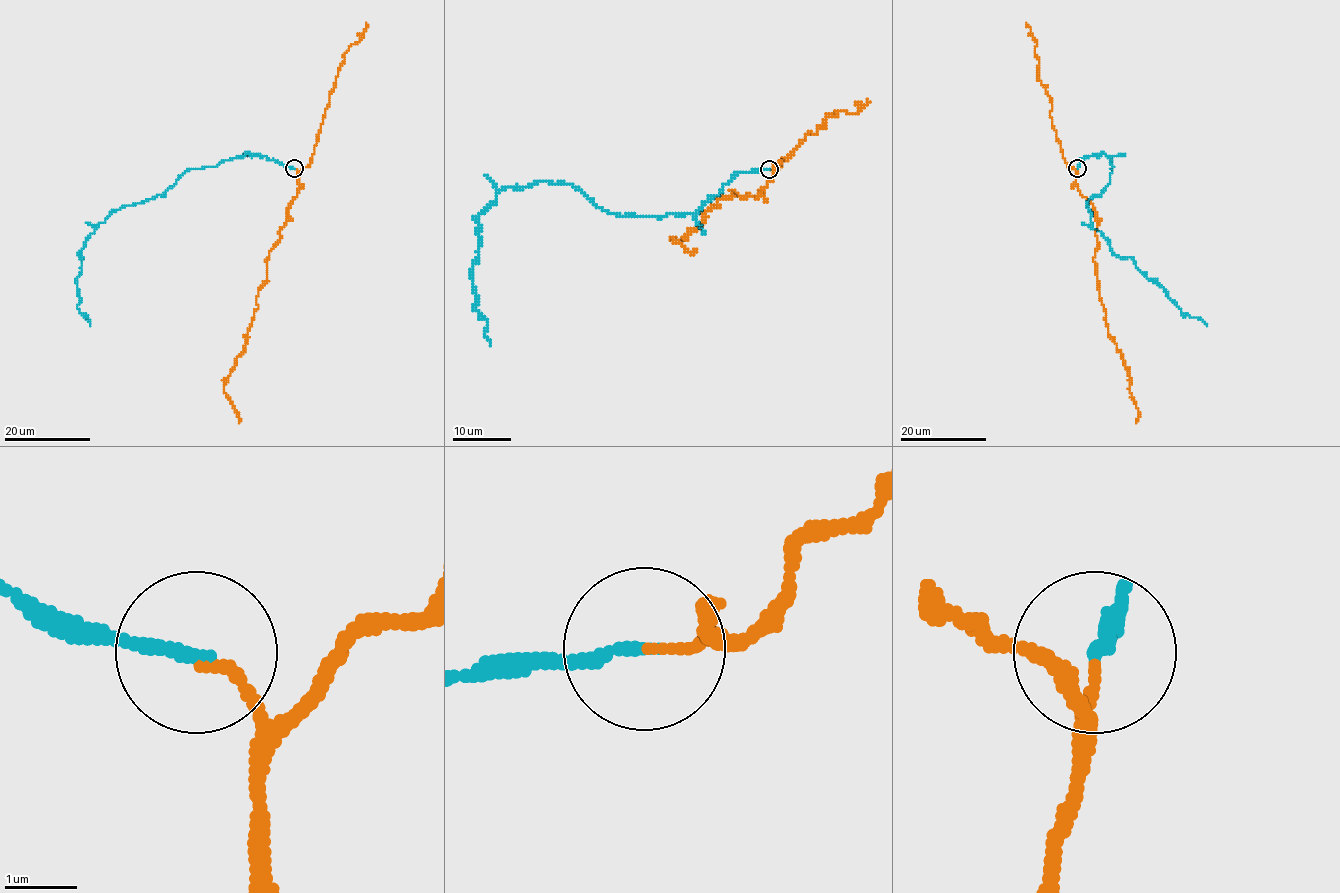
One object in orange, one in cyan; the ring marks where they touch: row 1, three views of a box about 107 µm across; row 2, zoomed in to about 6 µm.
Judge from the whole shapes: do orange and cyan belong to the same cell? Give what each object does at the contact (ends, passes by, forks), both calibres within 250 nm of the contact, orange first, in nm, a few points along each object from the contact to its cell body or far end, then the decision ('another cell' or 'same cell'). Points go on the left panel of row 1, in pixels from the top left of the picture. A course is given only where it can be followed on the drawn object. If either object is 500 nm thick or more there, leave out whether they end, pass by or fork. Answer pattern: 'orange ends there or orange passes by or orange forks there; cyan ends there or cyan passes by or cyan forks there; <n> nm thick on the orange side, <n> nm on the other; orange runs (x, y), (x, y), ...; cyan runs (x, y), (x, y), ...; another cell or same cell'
orange ends there; cyan ends there; 140 nm thick on the orange side, 180 nm on the other; orange runs (294, 168), (297, 195), (269, 252), (267, 281), (258, 291), (243, 351), (224, 386), (239, 422); cyan runs (294, 168), (247, 153), (187, 169), (162, 195), (114, 210), (79, 253), (76, 308), (90, 325); another cell

